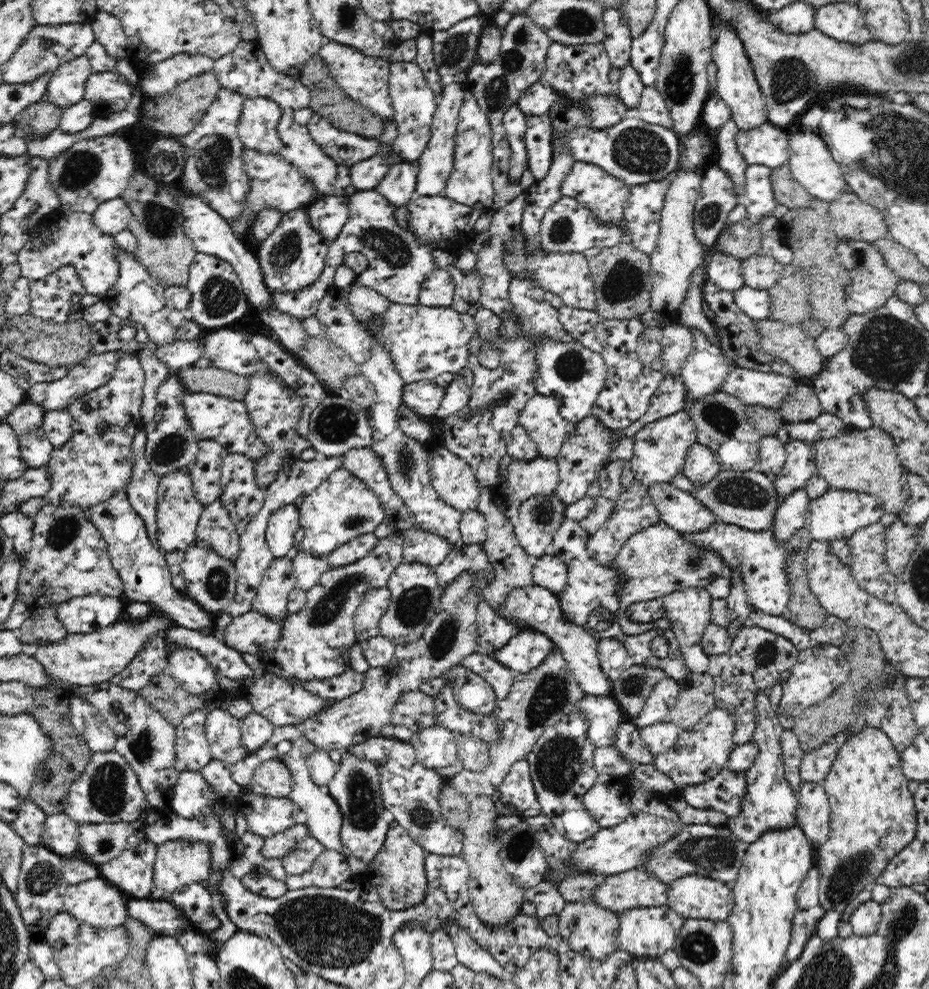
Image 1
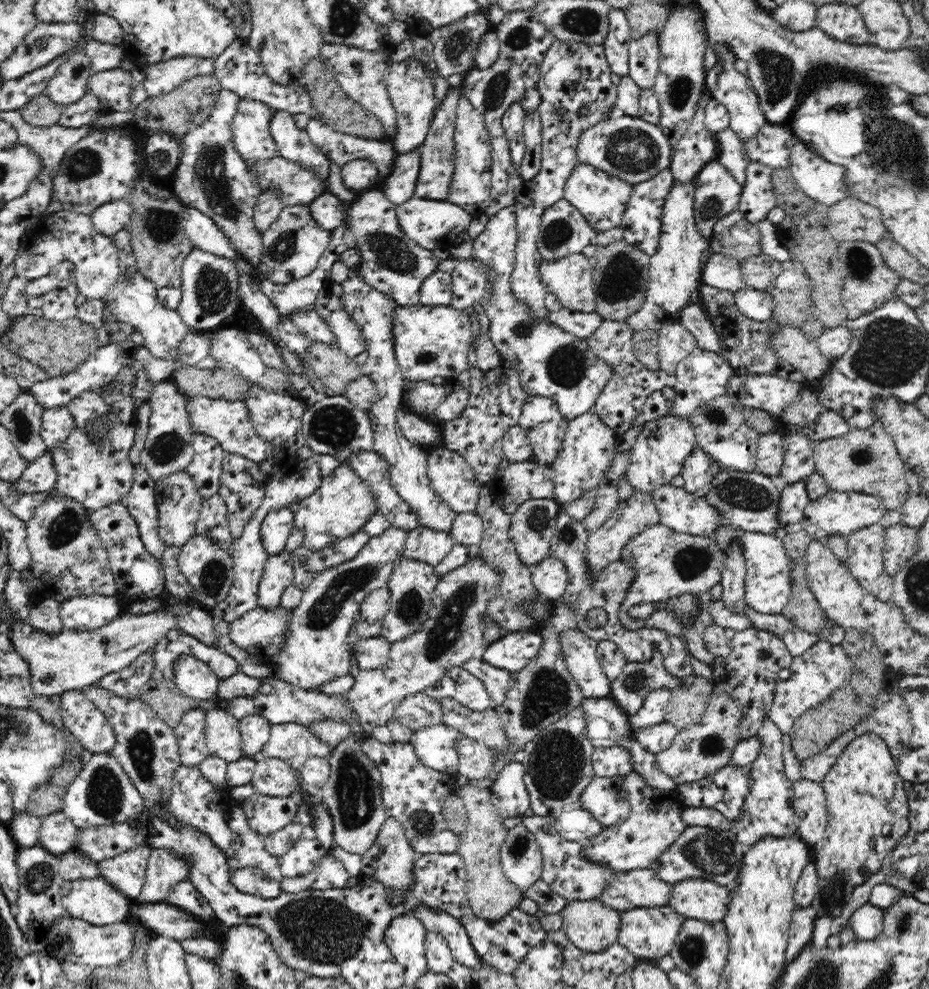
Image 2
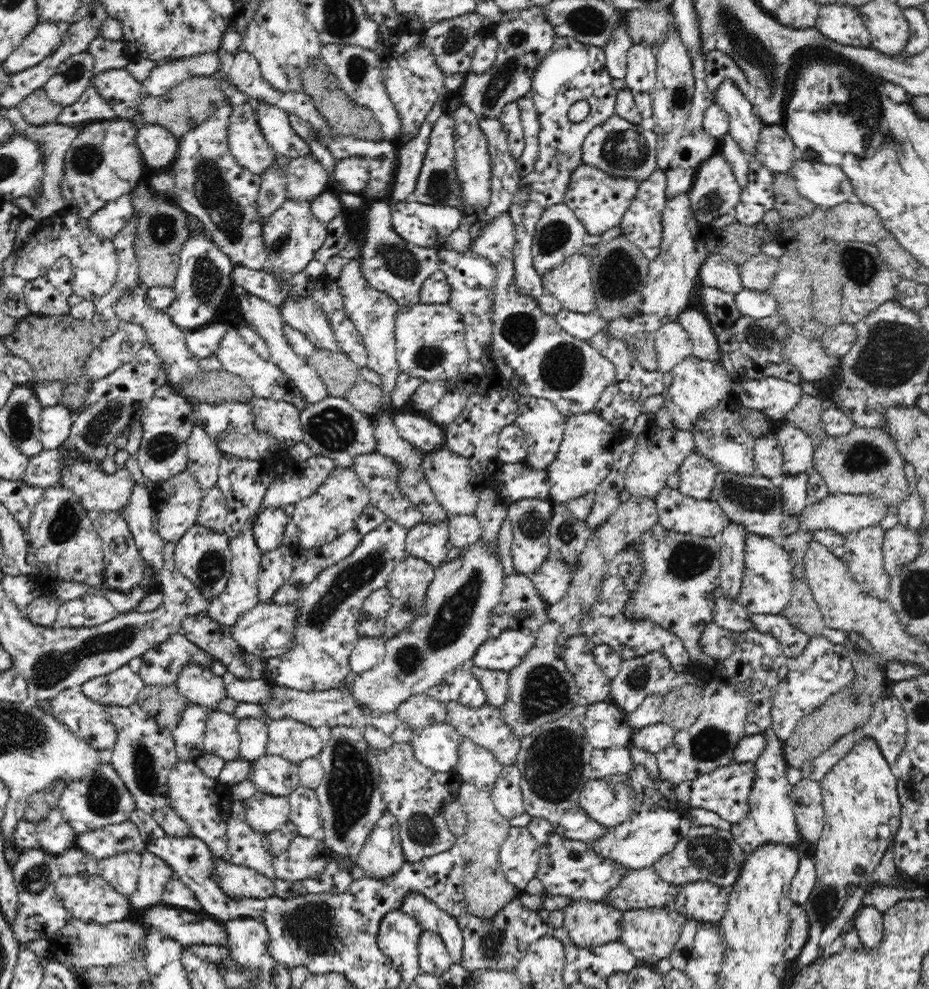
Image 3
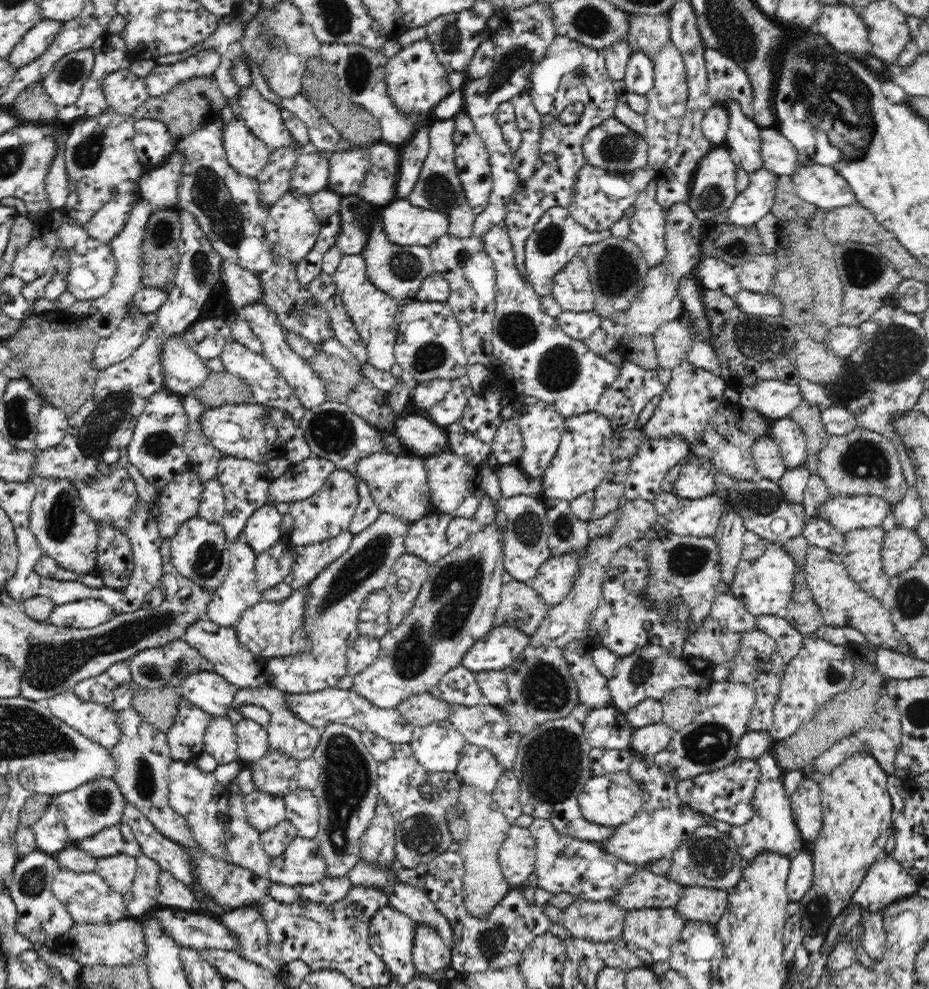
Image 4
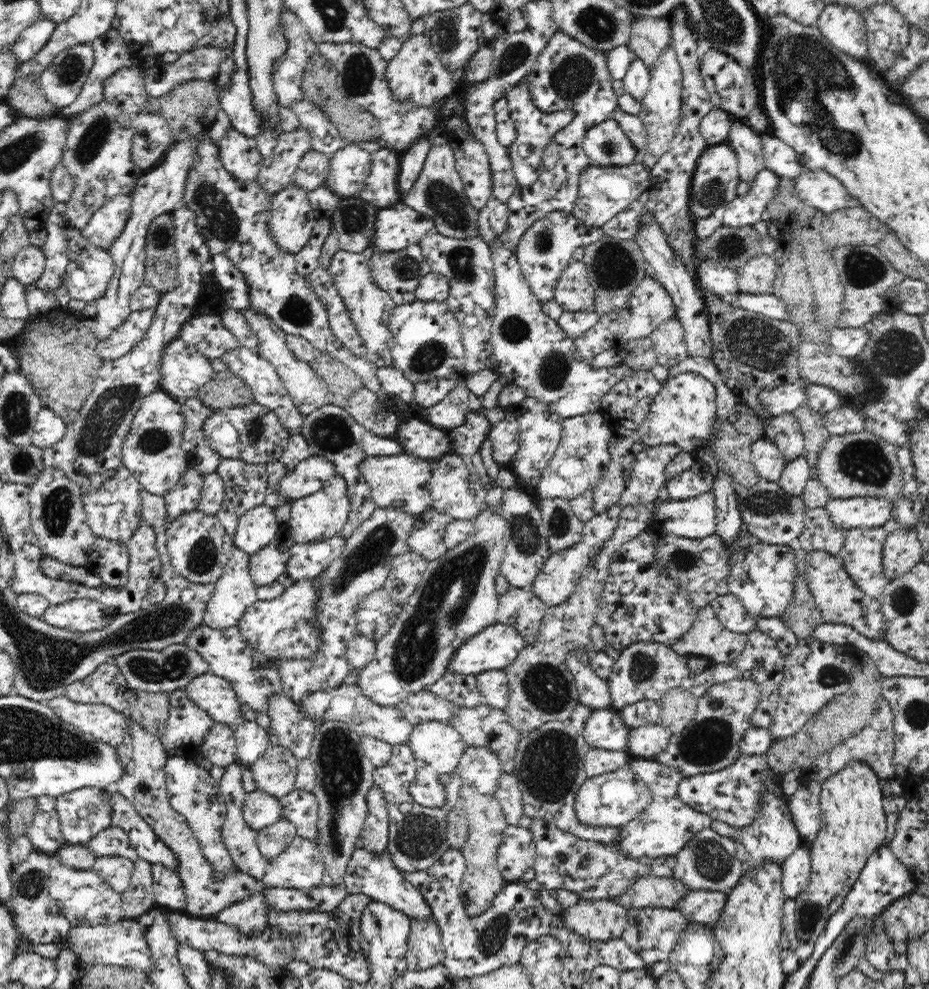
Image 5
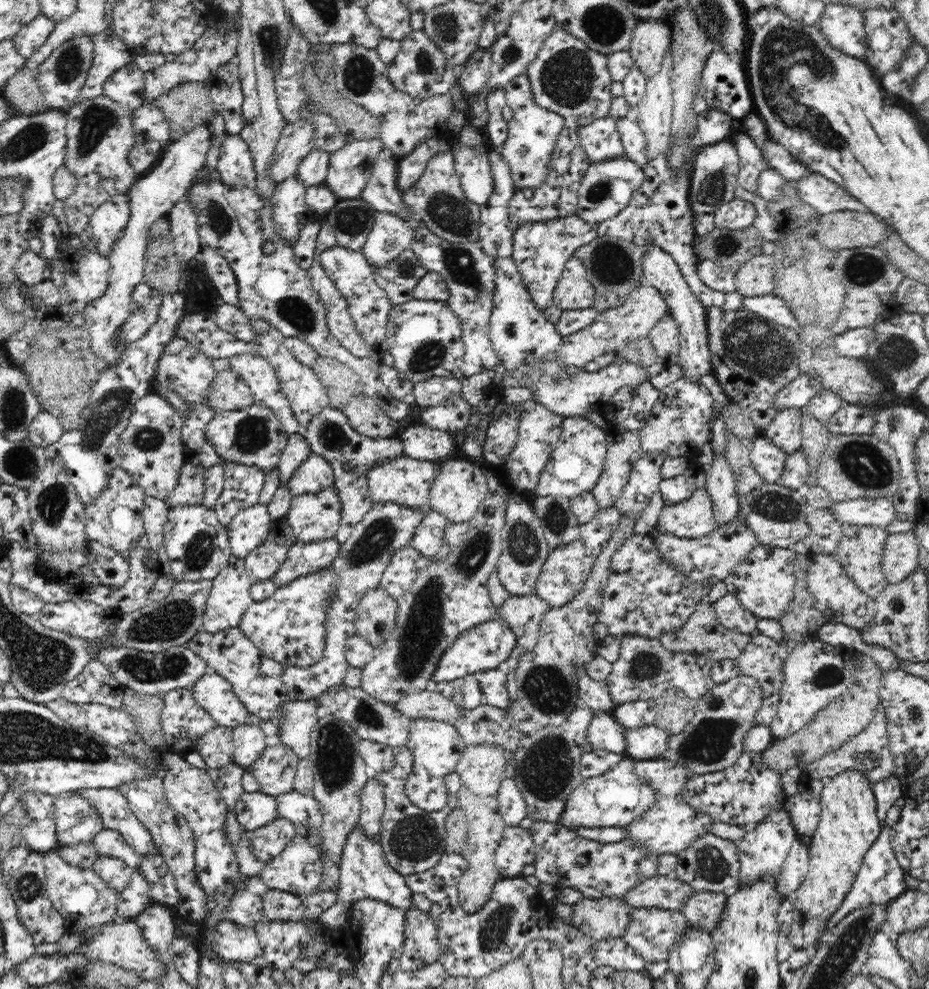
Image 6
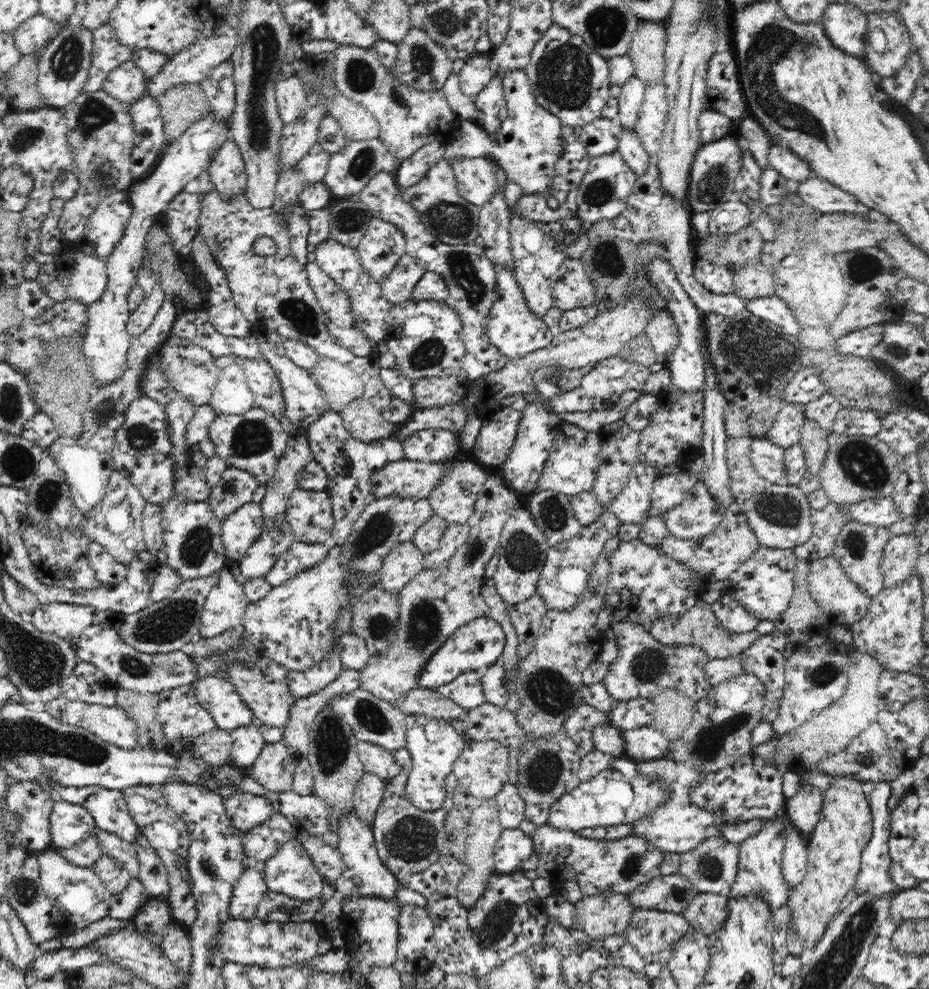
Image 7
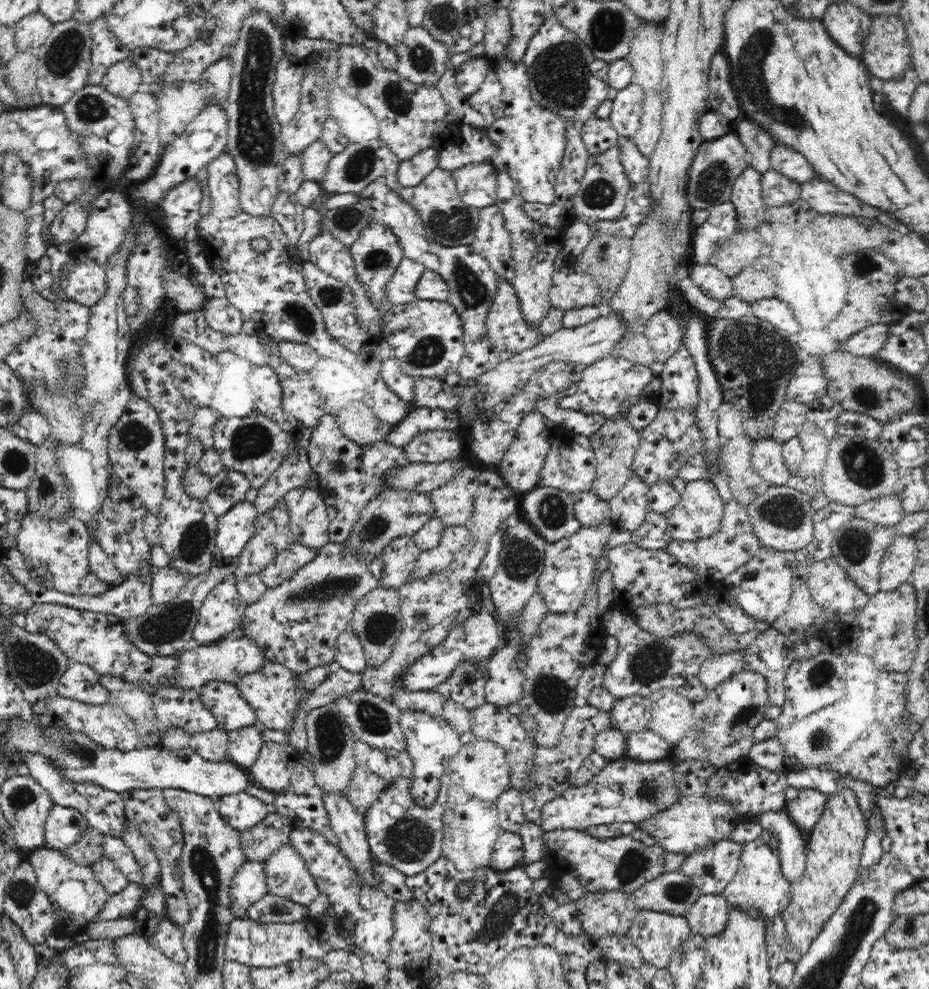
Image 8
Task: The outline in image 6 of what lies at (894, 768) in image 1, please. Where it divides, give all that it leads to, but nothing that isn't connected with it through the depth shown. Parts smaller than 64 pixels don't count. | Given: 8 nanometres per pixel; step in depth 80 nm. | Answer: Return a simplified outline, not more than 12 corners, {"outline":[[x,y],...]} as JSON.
{"outline":[[862,772],[826,780],[808,876],[788,895],[795,949],[816,945],[878,839]]}

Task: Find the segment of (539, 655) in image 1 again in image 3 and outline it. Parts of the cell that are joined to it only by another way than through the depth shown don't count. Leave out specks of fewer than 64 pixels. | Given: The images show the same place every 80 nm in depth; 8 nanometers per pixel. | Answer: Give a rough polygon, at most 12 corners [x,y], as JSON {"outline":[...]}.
{"outline":[[502,629],[467,664],[510,671],[532,646],[532,632]]}

